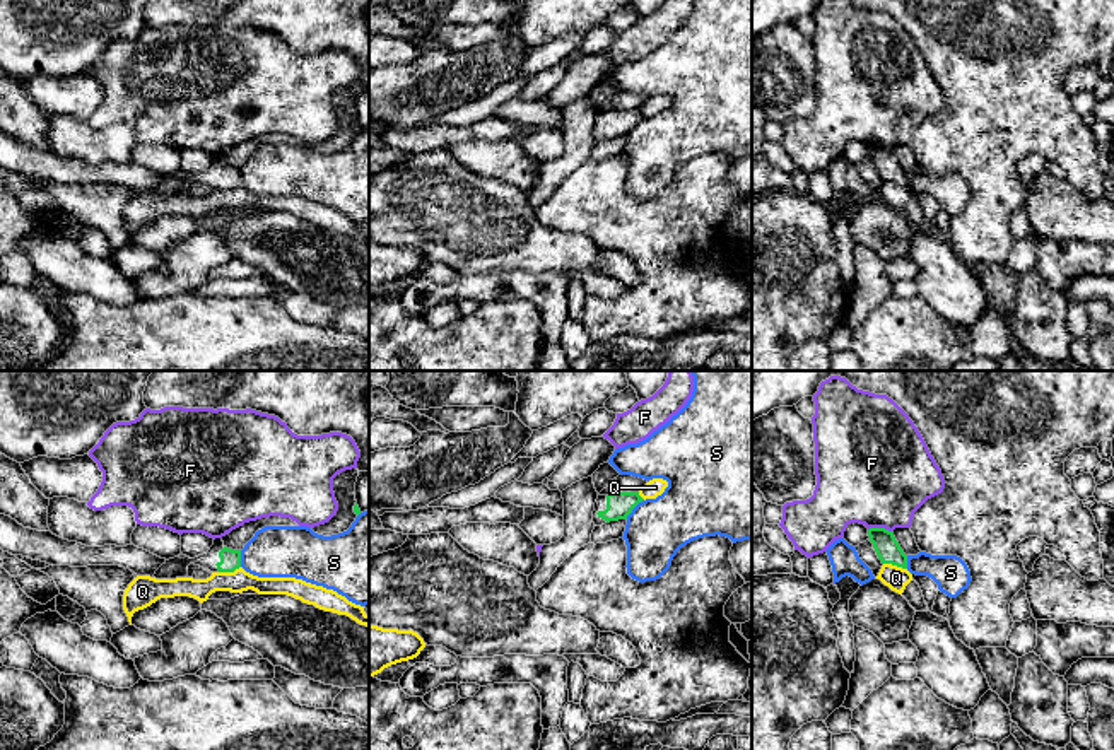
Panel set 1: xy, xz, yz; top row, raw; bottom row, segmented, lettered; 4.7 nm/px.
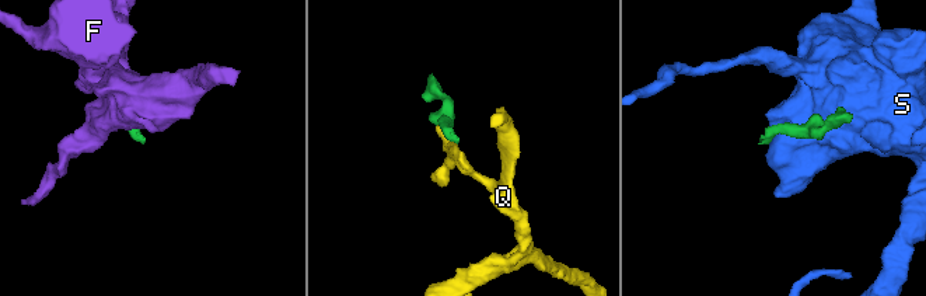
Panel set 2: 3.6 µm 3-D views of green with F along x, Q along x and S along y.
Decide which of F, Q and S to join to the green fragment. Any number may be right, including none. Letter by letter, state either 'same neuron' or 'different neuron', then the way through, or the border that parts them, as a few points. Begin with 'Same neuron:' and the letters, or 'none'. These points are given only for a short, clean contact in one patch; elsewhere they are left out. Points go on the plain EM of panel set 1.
Same neuron: none
F: different neuron
Q: different neuron | along yz (884, 180), (906, 187)
S: different neuron

